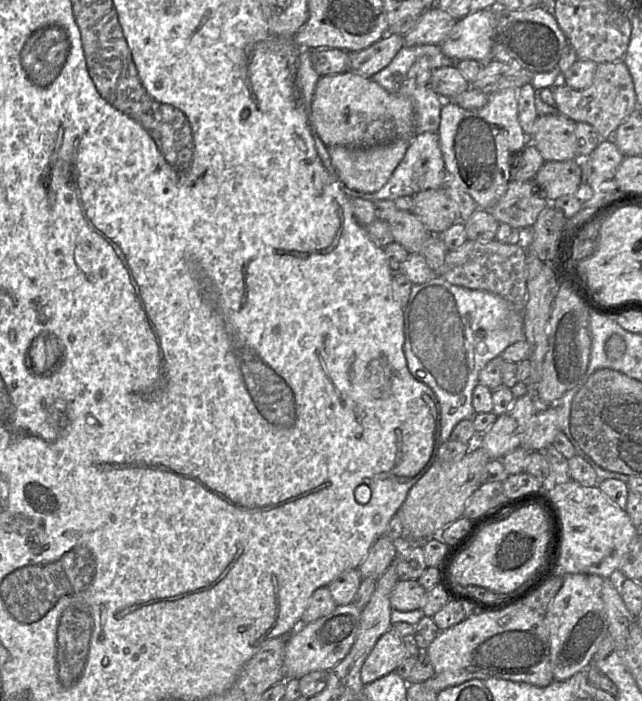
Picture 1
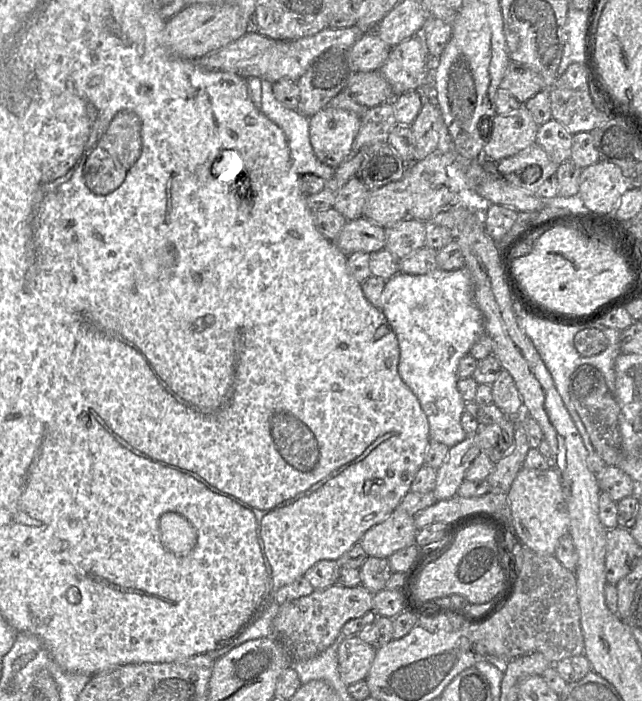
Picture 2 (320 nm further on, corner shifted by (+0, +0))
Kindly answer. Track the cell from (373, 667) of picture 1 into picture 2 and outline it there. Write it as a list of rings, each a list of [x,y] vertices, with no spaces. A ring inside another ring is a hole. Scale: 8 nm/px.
[[[355,636],[345,637],[338,647],[340,677],[347,685],[365,680],[373,663],[376,646]]]

